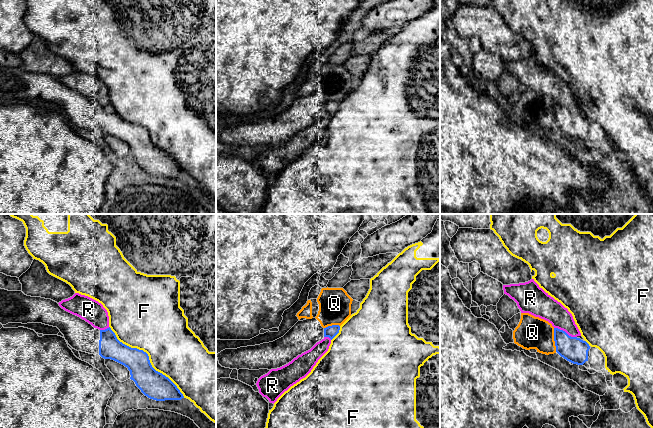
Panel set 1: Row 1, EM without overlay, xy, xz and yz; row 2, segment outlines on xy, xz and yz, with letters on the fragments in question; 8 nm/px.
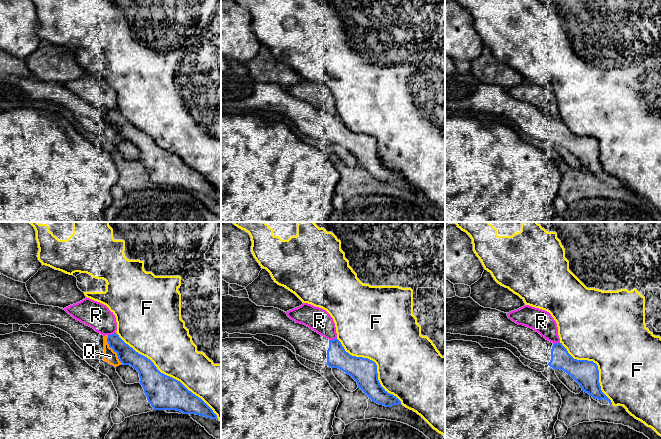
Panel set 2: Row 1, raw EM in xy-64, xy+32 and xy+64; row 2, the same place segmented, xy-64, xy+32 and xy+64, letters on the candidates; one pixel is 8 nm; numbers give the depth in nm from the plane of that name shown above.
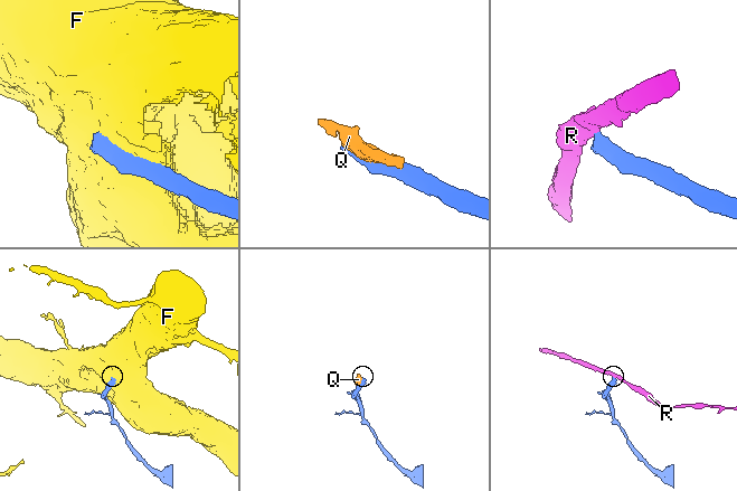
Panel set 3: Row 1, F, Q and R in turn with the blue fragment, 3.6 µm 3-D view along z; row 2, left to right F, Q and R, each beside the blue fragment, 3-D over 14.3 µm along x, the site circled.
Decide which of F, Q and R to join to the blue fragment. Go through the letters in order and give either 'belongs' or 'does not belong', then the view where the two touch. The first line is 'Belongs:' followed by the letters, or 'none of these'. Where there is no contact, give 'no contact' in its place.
Belongs: none of these
F: does not belong; contact in xy
Q: does not belong; contact in yz
R: does not belong; contact in yz

